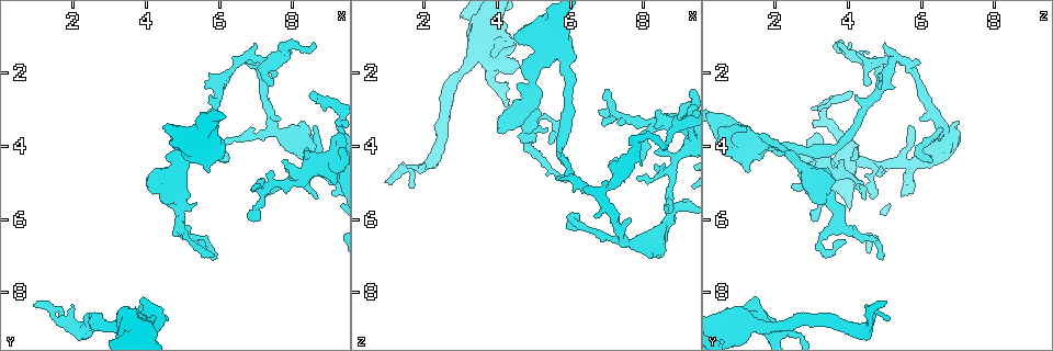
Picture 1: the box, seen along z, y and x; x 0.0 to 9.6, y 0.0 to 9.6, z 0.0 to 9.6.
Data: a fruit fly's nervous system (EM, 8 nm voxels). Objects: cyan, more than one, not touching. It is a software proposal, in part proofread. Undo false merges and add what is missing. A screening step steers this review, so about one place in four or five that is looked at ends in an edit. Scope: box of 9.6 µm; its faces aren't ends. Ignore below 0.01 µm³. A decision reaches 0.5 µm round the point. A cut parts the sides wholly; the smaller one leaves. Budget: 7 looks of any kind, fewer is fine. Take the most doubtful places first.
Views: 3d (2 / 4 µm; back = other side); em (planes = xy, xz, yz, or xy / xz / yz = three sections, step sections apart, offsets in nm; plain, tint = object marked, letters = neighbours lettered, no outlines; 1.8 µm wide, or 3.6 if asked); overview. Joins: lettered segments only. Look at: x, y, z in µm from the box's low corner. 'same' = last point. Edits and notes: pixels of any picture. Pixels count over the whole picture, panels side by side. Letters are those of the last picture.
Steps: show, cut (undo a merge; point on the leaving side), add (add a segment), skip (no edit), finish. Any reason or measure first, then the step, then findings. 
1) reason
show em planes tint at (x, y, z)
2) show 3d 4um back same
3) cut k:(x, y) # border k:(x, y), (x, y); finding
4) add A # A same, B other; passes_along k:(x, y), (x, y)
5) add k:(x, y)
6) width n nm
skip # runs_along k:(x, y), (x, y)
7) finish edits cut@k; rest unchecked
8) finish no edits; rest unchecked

show em xz step 4 letters at (6.70, 5.90, 3.05)

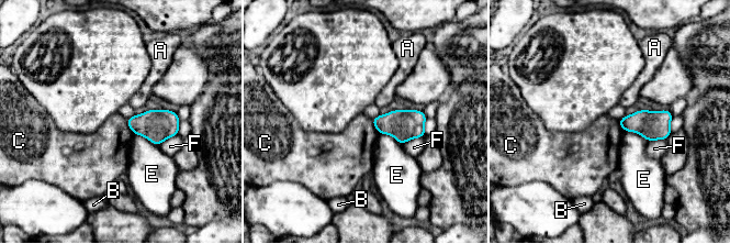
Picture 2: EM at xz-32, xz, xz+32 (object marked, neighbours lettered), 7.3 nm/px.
width 130 nm; longest_contact E 200 nm
skip # A other, B other, C other, E other, F other; no lettered segment goes on from it

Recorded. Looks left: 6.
branch stops here
show 3d 4um at (0.90, 8.30, 5.05)

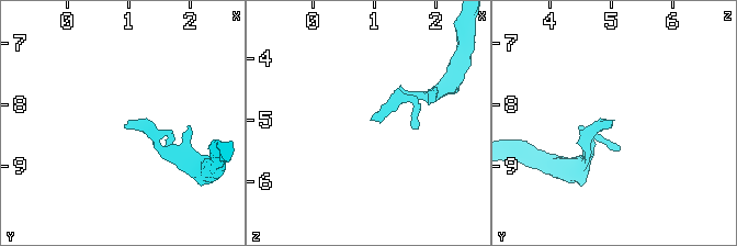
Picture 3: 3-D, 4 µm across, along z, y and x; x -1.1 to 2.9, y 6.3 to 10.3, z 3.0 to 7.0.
show em planes letters at (0.95, 8.30, 5.05)

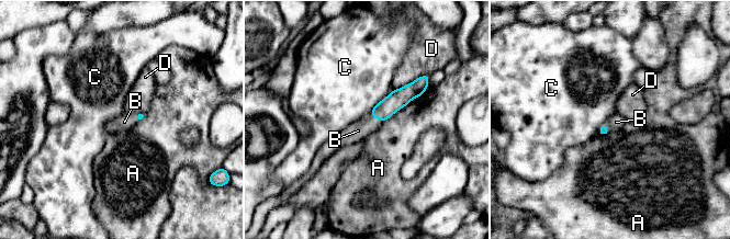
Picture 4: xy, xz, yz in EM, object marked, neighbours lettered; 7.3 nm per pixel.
add B # A other, B same, C other, D other; passes_along 4:(397, 99), (375, 117), (358, 131); the cell continues

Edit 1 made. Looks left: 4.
redraw
show overview

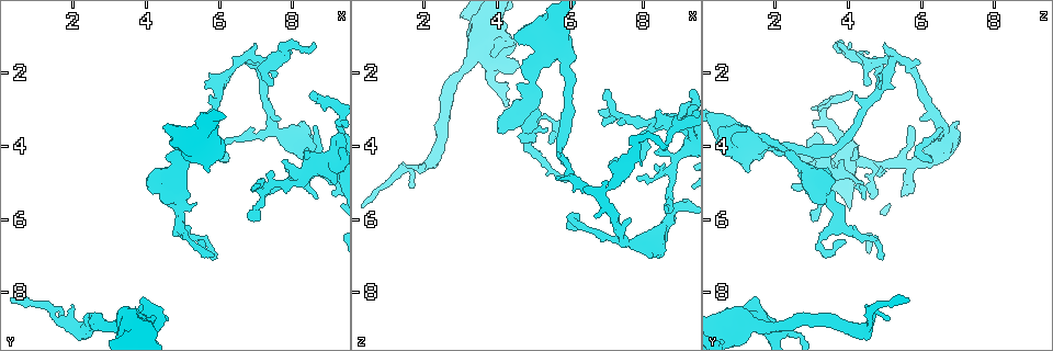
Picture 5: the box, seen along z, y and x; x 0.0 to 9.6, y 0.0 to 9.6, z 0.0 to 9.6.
calibre changes
show 3d 4um at (4.70, 3.55, 0.90)

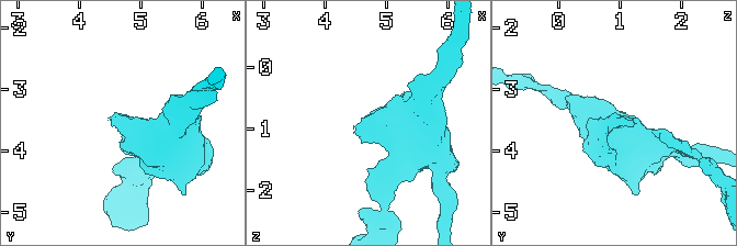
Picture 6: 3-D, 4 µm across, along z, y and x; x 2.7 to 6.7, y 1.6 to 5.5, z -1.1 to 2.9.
show em 3.6um xz step 4 tint at (4.70, 3.55, 0.90)

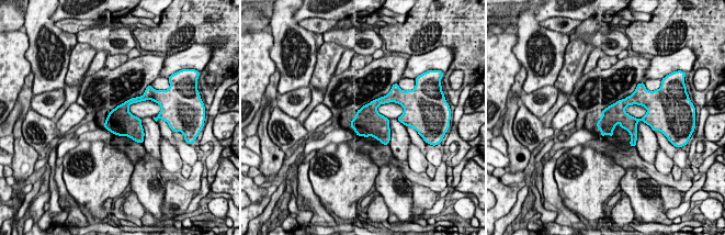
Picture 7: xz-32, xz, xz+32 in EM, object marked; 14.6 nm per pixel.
cut it another way
show em 3.6um planes letters same

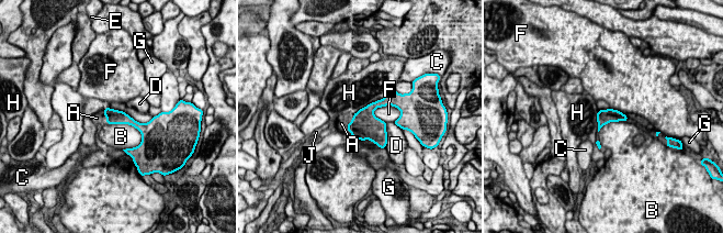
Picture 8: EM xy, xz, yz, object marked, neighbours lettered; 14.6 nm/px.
longest_contact H 600 nm
add A # A same, B other, C other, D other, E other, F other, G other, H other, J other; it goes on there

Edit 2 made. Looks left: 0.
finish edits add@4, add@8; rest unchecked

